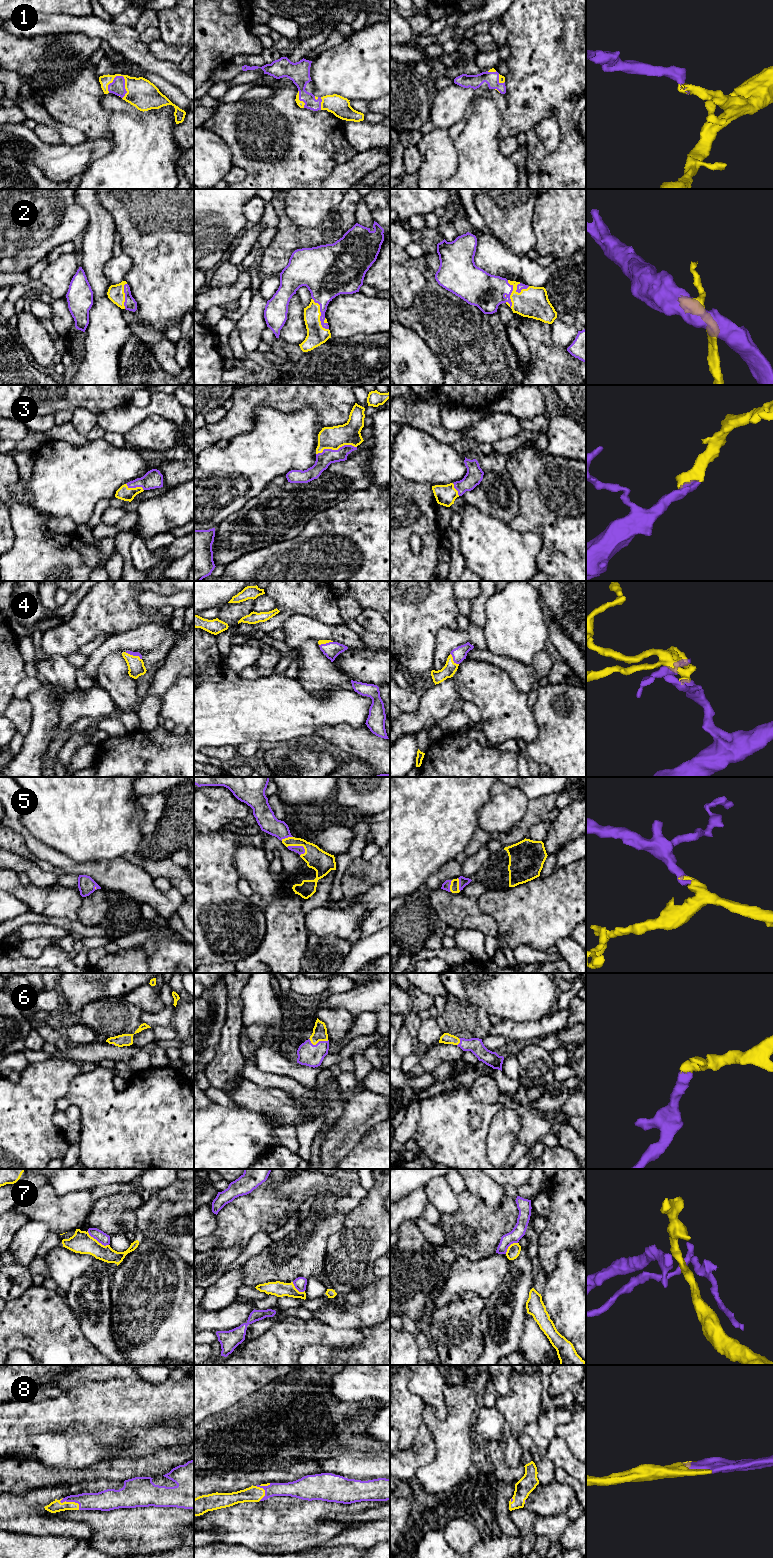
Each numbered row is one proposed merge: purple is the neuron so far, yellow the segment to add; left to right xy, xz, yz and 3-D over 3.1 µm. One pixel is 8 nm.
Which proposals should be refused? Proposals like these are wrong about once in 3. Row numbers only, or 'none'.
7

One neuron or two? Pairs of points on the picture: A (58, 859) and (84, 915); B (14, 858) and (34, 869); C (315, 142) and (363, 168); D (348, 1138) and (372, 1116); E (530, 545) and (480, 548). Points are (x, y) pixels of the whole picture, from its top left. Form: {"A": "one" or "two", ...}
{"A": "two", "B": "one", "C": "two", "D": "one", "E": "one"}

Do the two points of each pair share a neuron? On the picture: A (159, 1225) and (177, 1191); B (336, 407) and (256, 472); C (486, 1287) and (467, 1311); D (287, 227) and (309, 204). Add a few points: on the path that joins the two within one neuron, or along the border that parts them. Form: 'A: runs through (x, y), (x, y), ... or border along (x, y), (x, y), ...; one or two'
A: border along (183, 1200), (164, 1201), (151, 1215); two
B: border along (299, 408), (311, 406), (317, 412), (322, 427); two
C: border along (455, 1295), (461, 1292), (475, 1292), (484, 1299); two
D: border along (284, 199), (284, 211), (295, 224), (315, 227); two

